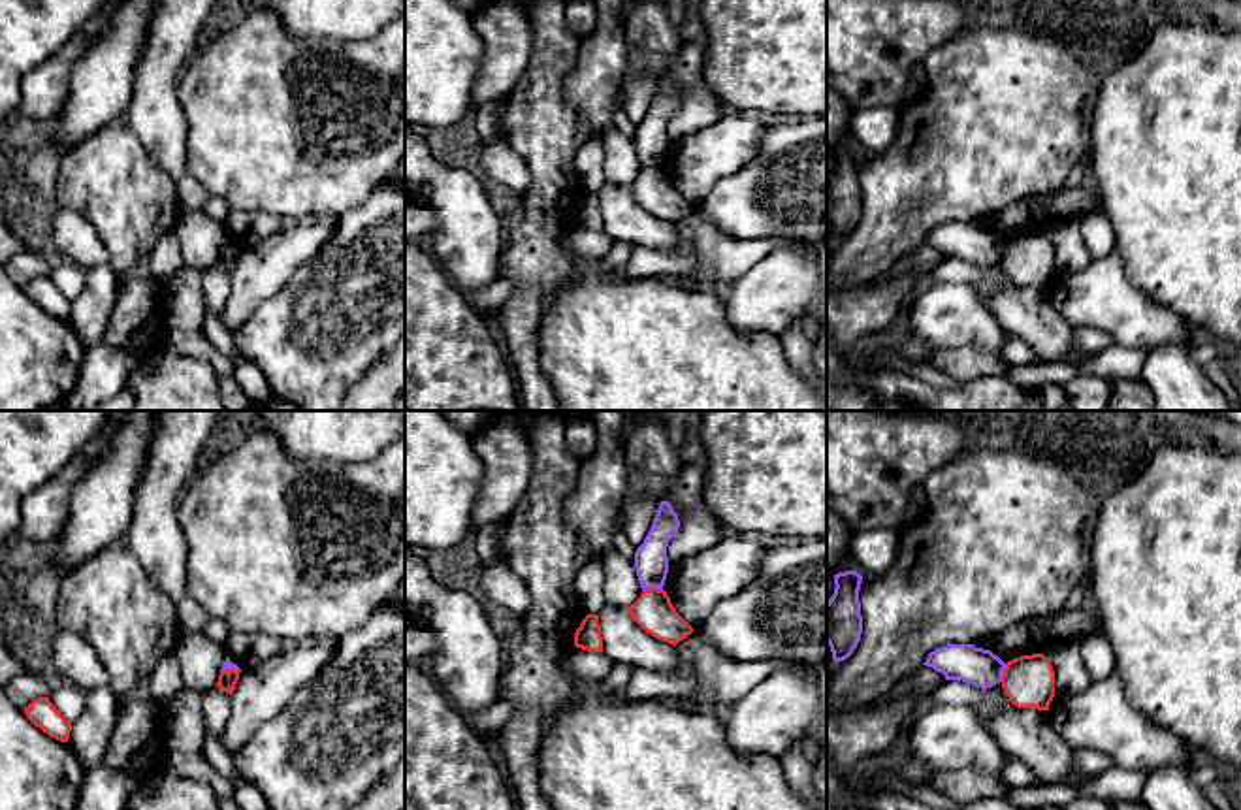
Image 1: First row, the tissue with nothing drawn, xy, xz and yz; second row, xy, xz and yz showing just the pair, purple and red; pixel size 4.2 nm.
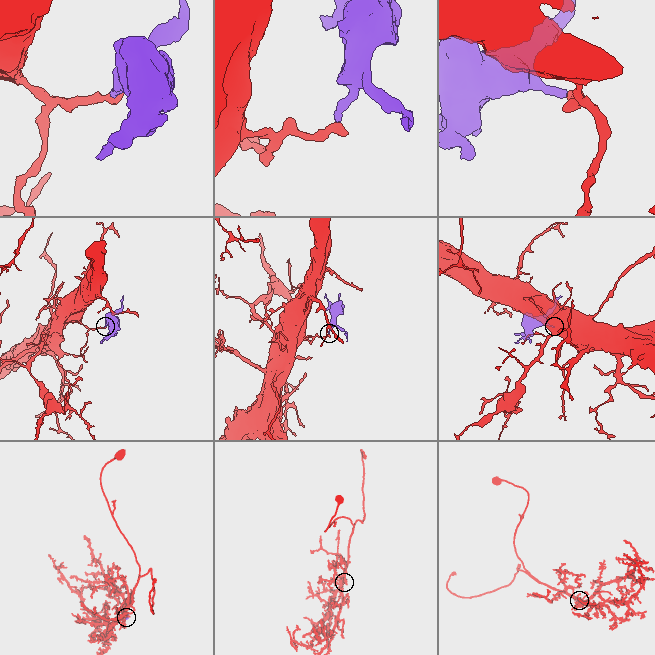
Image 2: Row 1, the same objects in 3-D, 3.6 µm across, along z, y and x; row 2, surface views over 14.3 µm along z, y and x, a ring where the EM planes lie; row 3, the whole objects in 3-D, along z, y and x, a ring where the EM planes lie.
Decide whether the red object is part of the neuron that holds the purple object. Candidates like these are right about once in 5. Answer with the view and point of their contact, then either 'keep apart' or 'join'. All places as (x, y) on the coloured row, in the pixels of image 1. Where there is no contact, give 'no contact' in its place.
meets purple in xz at (652, 586); keep apart

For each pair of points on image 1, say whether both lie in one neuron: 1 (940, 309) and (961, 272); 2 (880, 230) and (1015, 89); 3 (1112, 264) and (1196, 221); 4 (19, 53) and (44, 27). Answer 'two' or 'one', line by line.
1: two
2: one
3: two
4: one

